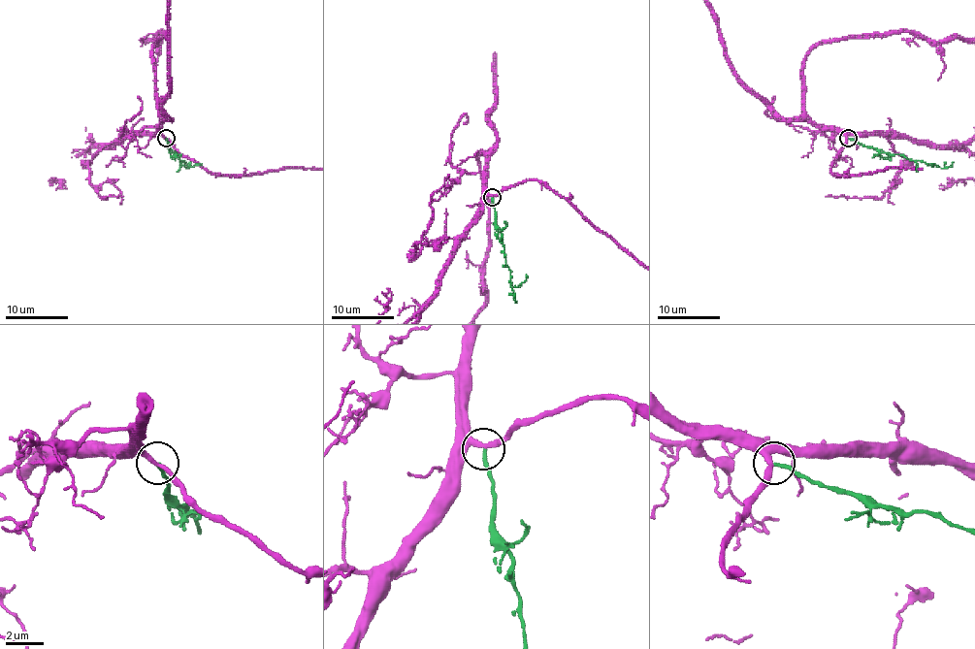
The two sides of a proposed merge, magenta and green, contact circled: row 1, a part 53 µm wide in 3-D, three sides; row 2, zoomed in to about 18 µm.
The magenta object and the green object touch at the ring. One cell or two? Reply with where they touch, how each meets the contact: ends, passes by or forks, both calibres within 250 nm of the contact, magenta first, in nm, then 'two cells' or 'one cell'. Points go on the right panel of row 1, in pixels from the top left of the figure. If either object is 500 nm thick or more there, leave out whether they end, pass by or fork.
place (848, 138); magenta passes by; green ends; calibres 260 and 180 nm; two cells

